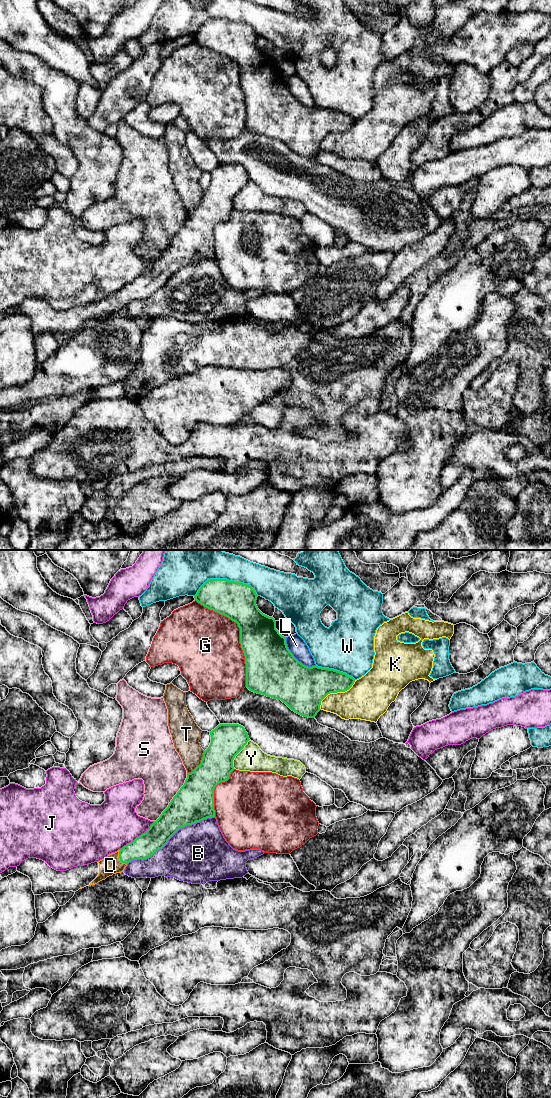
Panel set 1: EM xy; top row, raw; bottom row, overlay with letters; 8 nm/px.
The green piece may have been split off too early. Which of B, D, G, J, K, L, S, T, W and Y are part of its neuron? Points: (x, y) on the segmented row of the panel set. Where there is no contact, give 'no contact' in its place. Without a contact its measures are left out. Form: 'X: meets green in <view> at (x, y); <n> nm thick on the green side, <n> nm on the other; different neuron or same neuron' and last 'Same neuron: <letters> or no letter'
B: meets green in xy at (170, 837); 240 nm thick on the green side, 480 nm on the other; different neuron
D: meets green in xy at (119, 857); 190 nm thick on the green side, 150 nm on the other; same neuron
G: meets green in xy at (240, 634); 340 nm thick on the green side, 480 nm on the other; different neuron
J: meets green in xy at (137, 837); 190 nm thick on the green side, 380 nm on the other; different neuron
K: meets green in xy at (335, 692); 340 nm thick on the green side, 320 nm on the other; different neuron
L: meets green in xy at (294, 657); 420 nm thick on the green side, 140 nm on the other; different neuron
S: meets green in xy at (173, 797); 320 nm thick on the green side, 360 nm on the other; different neuron
T: meets green in xy at (200, 764); 280 nm thick on the green side, 220 nm on the other; different neuron
W: meets green in xy at (225, 579); 300 nm thick on the green side, 360 nm on the other; different neuron
Y: meets green in xy at (237, 753); 280 nm thick on the green side, 220 nm on the other; different neuron
Same neuron: D

